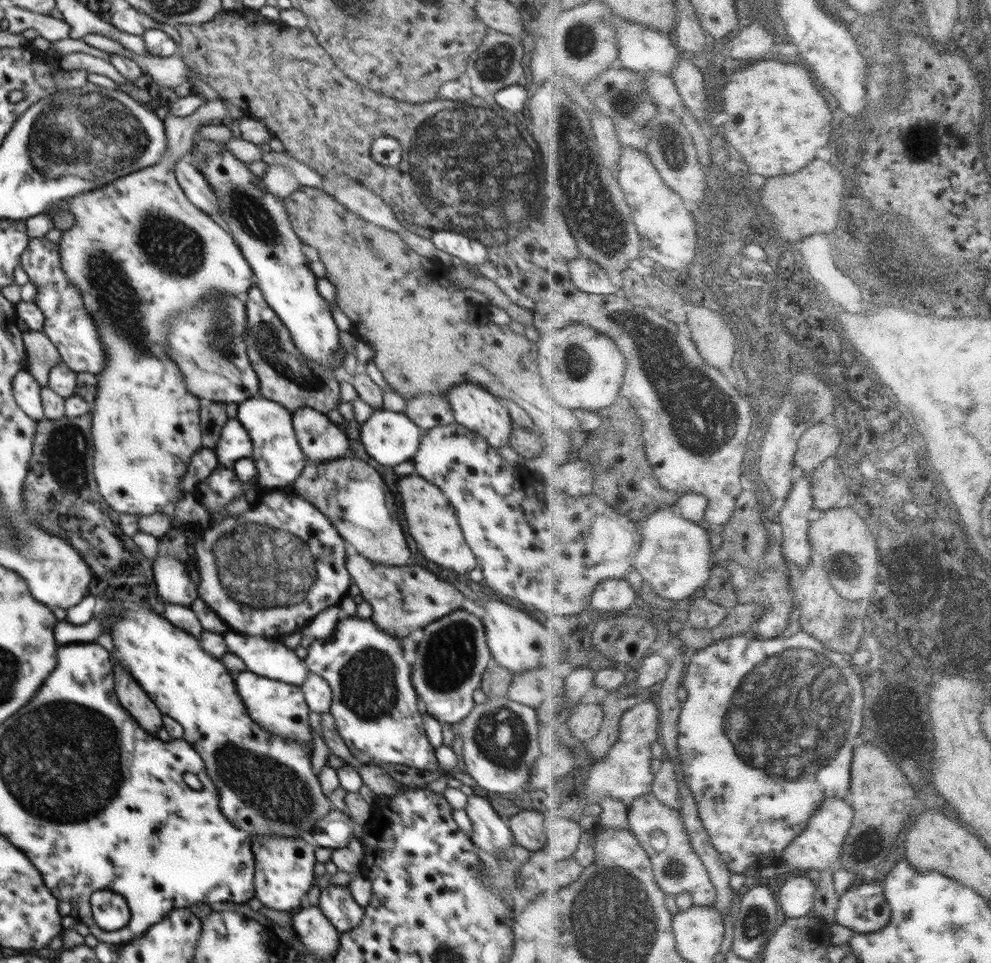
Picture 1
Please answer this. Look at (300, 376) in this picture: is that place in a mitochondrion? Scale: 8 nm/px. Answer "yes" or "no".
yes

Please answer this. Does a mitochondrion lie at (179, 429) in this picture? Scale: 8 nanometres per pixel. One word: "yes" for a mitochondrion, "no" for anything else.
no

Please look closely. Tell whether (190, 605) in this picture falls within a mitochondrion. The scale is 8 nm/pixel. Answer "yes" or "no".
no

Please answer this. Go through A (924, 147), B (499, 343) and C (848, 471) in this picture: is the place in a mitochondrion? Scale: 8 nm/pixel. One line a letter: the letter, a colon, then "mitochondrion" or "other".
A: mitochondrion
B: other
C: other

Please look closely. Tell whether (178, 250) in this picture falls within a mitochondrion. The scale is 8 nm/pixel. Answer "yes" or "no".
yes

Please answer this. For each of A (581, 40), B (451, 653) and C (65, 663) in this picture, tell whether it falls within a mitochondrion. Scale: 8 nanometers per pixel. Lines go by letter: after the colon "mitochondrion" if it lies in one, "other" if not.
A: mitochondrion
B: mitochondrion
C: other

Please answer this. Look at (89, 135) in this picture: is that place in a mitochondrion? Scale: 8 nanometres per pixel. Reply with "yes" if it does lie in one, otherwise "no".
yes

